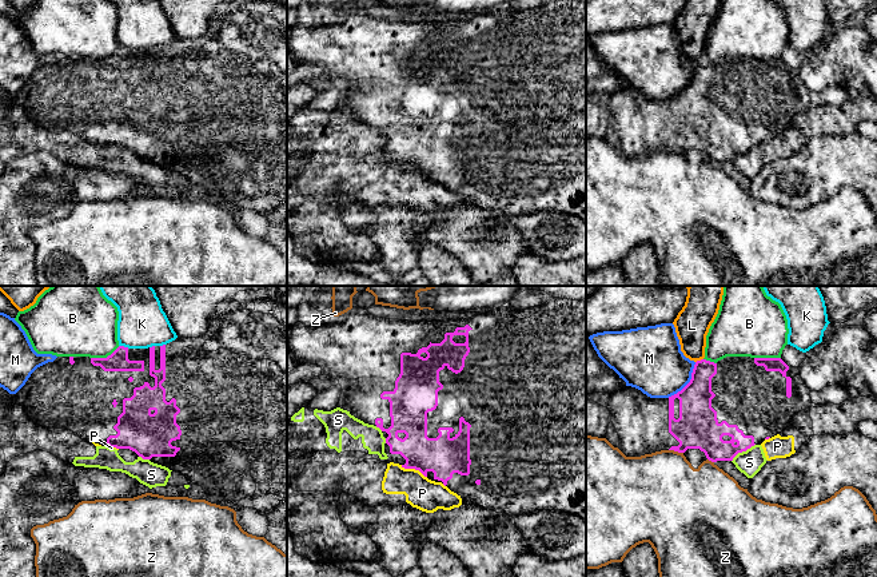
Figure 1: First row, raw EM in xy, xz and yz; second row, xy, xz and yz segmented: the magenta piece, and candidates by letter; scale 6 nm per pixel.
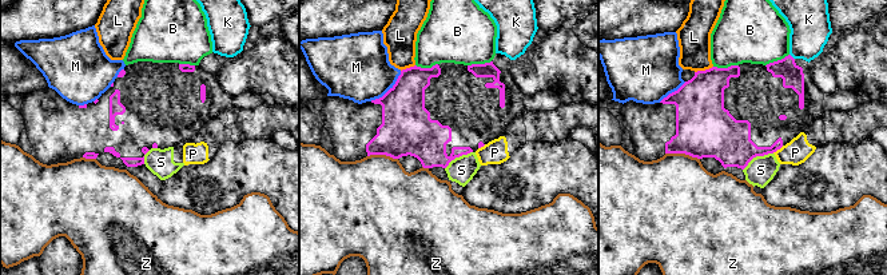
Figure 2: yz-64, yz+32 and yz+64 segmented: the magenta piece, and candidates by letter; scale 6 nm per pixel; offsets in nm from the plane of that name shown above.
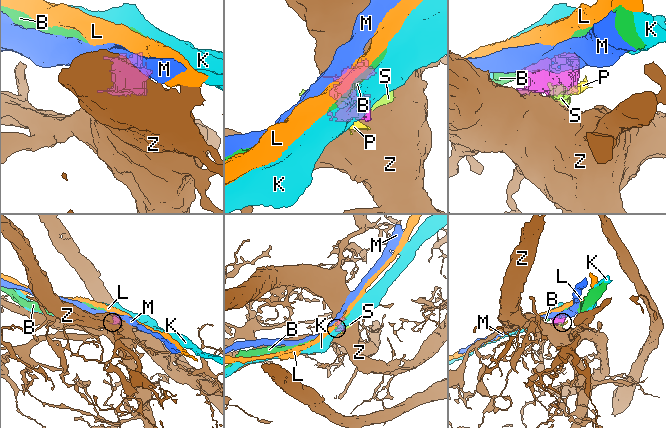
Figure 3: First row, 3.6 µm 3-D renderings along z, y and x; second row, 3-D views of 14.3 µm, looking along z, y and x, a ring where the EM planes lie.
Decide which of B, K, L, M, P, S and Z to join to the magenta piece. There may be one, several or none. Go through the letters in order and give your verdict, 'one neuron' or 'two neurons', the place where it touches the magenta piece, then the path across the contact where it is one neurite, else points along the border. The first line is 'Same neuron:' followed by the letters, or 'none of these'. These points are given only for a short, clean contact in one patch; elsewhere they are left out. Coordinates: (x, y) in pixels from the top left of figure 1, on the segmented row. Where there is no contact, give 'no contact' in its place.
Same neuron: none of these
B: two neurons; meets magenta in xy at (104, 358)
K: two neurons; meets magenta in xy at (123, 346); border along xy (119, 345), (128, 347)
L: two neurons; meets magenta in yz at (698, 361); border along yz (702, 358), (696, 362)
M: two neurons; meets magenta in yz at (689, 382); border along yz (696, 362), (692, 378), (680, 390), (668, 397)
P: two neurons; meets magenta in xz at (414, 468); border along xz (401, 465), (409, 469), (418, 469), (426, 477)
S: two neurons; meets magenta in yz at (742, 450)
Z: two neurons; meets magenta in yz at (676, 450)

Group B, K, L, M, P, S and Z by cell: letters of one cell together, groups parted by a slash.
B / K / L / M / P S / Z

